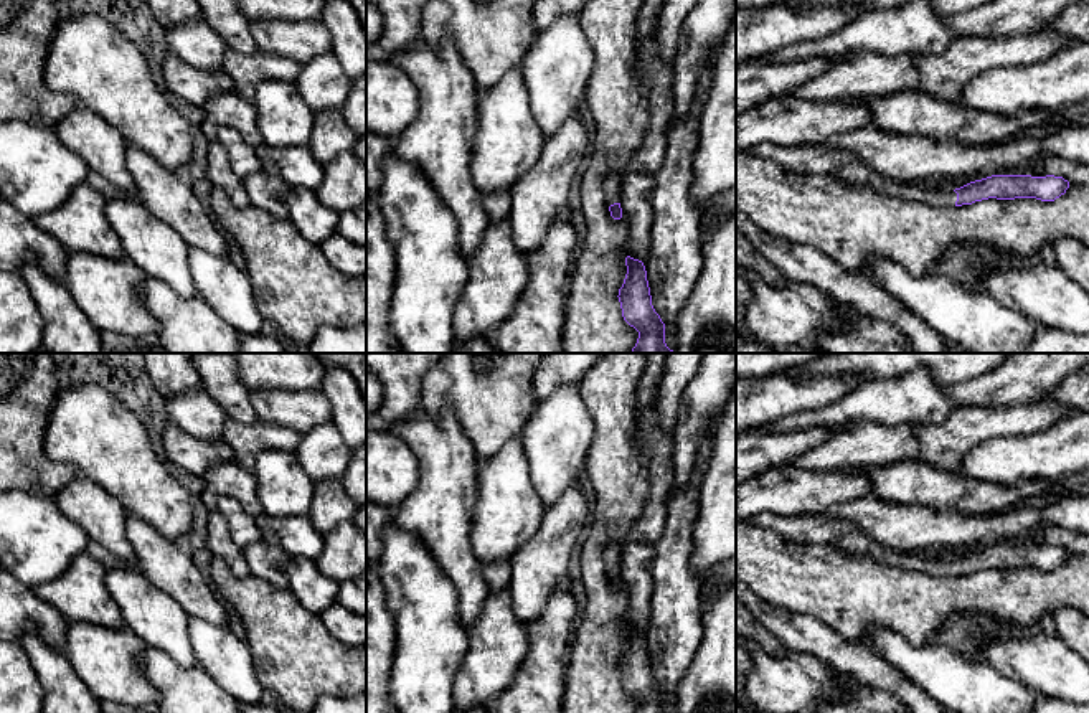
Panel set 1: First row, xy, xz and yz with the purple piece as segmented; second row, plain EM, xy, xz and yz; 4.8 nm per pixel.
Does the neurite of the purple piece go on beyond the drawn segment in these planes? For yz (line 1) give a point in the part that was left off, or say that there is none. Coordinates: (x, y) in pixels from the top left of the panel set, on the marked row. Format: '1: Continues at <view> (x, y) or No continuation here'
1: Continues at yz (812, 159)

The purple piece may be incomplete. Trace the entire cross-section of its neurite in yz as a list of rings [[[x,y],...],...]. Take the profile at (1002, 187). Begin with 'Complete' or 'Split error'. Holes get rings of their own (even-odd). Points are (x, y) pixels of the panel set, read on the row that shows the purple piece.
Split error. [[[762,142],[744,152],[772,160],[790,173],[833,175],[848,185],[868,185],[904,200],[916,200],[931,206],[962,206],[988,198],[1036,198],[1041,201],[1054,201],[1069,188],[1068,180],[1054,175],[992,175],[955,190],[929,190],[916,183],[888,178],[870,170],[856,155],[840,149],[825,149],[823,144],[776,145]]]

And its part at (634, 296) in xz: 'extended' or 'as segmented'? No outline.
as segmented

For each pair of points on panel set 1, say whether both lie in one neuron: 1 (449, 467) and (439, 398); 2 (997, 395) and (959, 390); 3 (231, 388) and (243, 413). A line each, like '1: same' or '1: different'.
1: different
2: same
3: same

